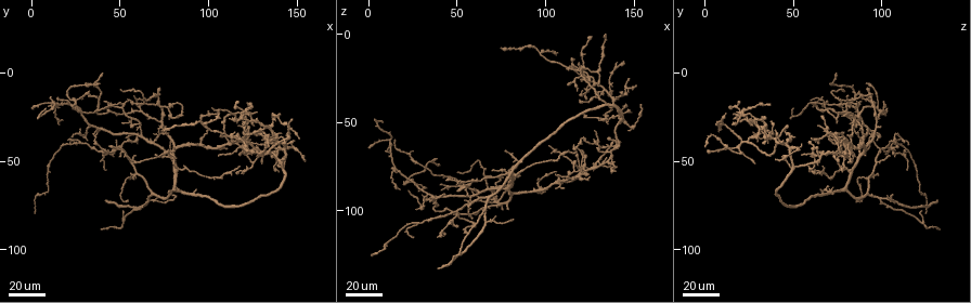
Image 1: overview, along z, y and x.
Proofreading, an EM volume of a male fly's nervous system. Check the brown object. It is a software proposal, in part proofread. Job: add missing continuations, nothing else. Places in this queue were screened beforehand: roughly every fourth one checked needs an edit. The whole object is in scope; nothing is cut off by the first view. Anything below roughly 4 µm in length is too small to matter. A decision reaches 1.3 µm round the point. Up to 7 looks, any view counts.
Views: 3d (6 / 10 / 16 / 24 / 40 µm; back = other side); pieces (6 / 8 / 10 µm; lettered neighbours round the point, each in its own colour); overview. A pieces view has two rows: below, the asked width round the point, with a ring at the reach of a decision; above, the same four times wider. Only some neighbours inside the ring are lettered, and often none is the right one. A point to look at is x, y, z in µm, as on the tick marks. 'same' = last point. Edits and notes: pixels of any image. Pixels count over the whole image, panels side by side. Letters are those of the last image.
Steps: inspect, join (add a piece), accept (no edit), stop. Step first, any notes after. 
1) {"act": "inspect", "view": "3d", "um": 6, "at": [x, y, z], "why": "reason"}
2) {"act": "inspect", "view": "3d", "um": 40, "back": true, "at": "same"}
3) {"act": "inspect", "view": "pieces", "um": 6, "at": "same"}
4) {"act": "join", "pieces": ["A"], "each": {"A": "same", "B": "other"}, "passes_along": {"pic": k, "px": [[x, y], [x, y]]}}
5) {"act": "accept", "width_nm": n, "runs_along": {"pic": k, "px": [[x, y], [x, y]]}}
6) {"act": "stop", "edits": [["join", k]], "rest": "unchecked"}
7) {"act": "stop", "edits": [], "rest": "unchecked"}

{"act": "inspect", "view": "3d", "um": 40, "at": [8, 21, 50], "why": "end of a long branch"}

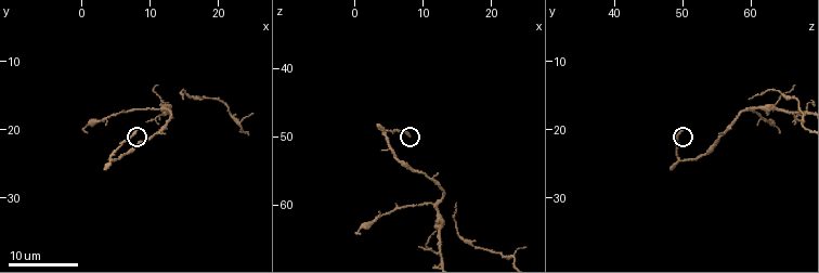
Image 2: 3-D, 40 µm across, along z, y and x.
{"act": "inspect", "view": "pieces", "um": 8, "at": [8.0, 20.5, 50.0]}

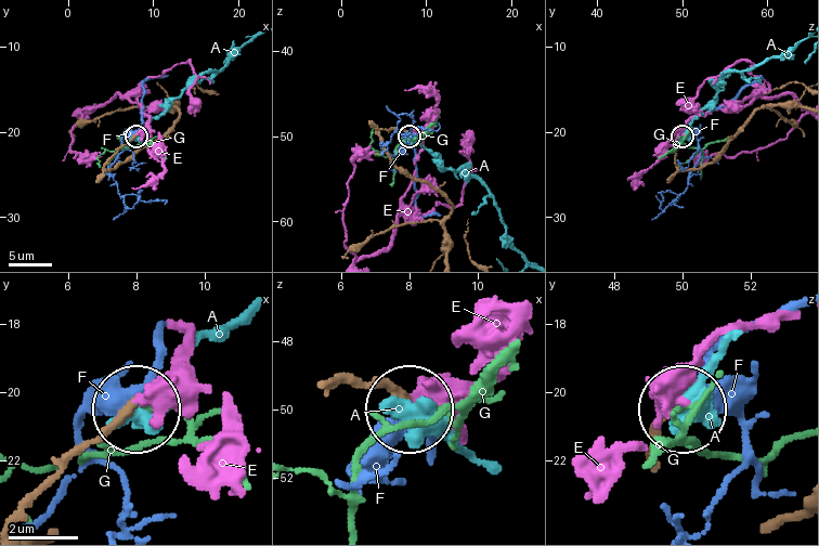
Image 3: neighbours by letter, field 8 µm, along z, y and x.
{"act": "accept", "each": {"A": "other", "E": "other", "F": "other", "G": "other"}, "found": "no lettered piece goes on from it"}

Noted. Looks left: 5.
{"act": "inspect", "view": "3d", "um": 40, "at": [29, 5, 90], "why": "end of a long branch"}

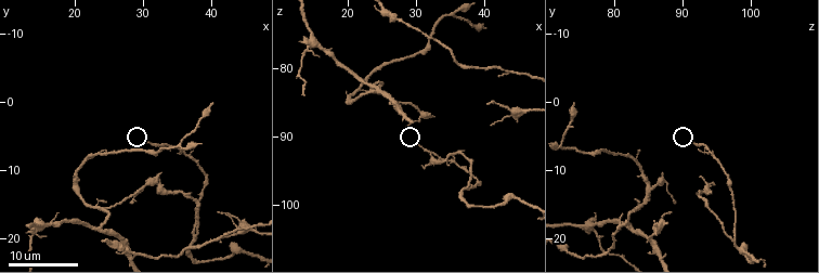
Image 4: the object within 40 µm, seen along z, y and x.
{"act": "inspect", "view": "pieces", "um": 6, "at": [30.5, 5.5, 91.0]}

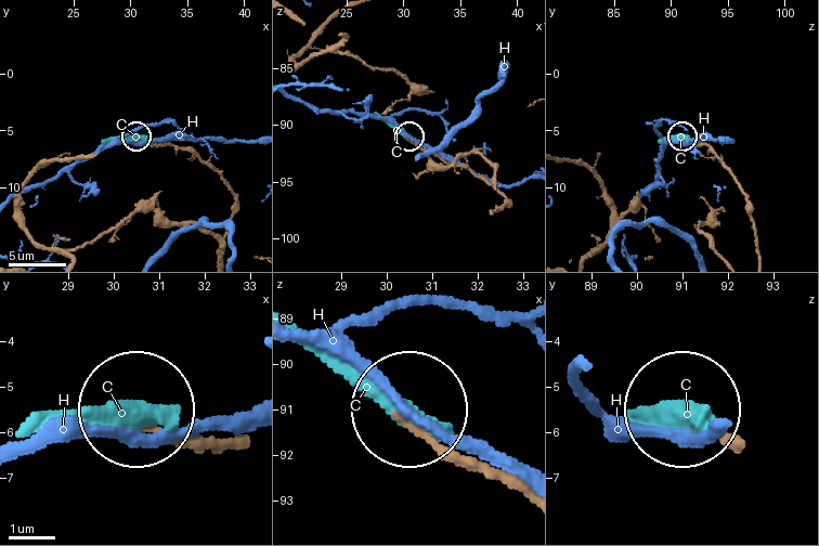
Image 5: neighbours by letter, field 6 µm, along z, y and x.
{"act": "accept", "each": {"C": "other", "H": "other"}, "found": "no lettered piece goes on from it"}

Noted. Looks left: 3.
{"act": "inspect", "view": "3d", "um": 24, "at": [51, 79, 121], "why": "free end"}

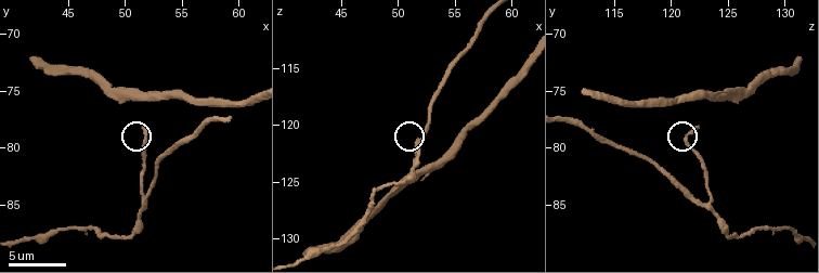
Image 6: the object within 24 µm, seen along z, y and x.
{"act": "inspect", "view": "pieces", "um": 8, "at": [51.8, 78.2, 122.2]}

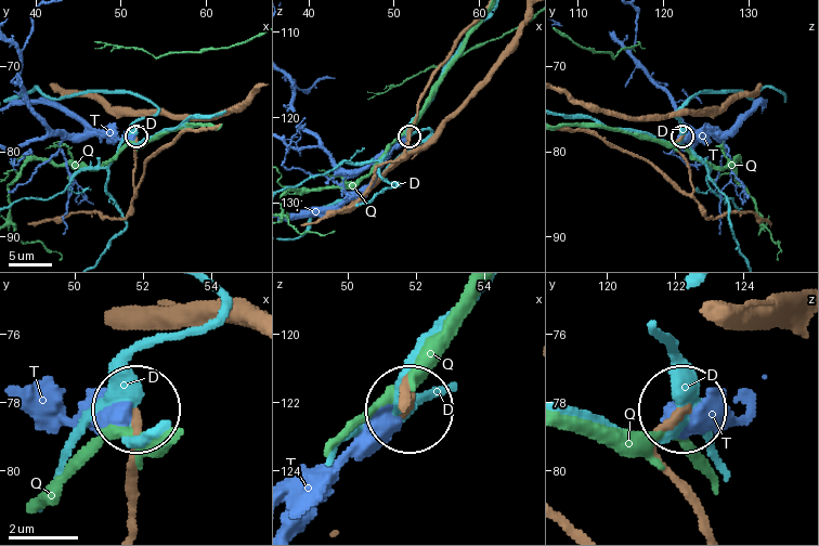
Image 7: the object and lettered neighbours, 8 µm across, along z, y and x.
{"act": "accept", "each": {"D": "other", "Q": "other", "T": "other"}, "runs_along": {"pic": 7, "px": [[710, 528], [658, 449], [680, 407]]}, "found": "none of them fits"}

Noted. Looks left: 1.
{"act": "inspect", "view": "pieces", "um": 10, "at": [42.0, 72.0, 131.4], "why": "an open end"}

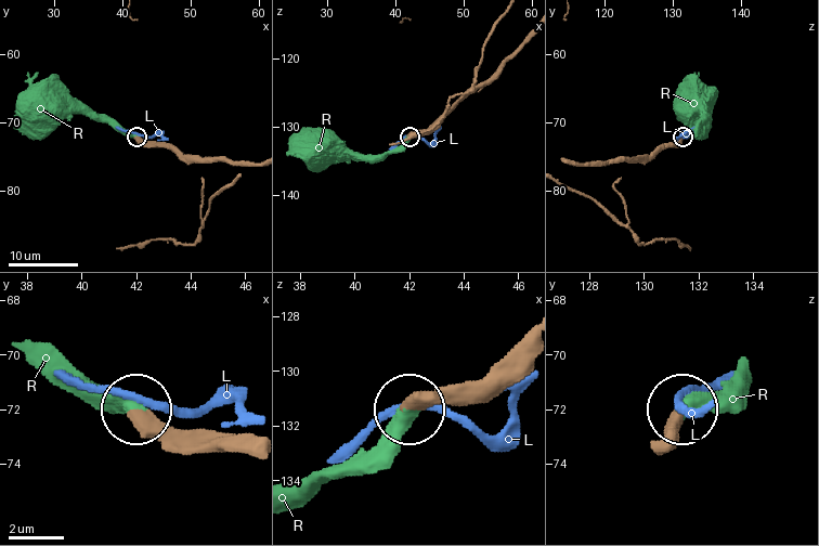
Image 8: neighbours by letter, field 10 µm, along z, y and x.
{"act": "join", "pieces": ["R"], "width_nm": 450, "each": {"L": "other", "R": "same"}, "passes_along": {"pic": 8, "px": [[210, 433], [150, 426], [38, 363]]}, "found": "the neuron continues"}

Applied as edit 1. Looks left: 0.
{"act": "stop", "edits": [["join", 8]], "rest": "unchecked"}

